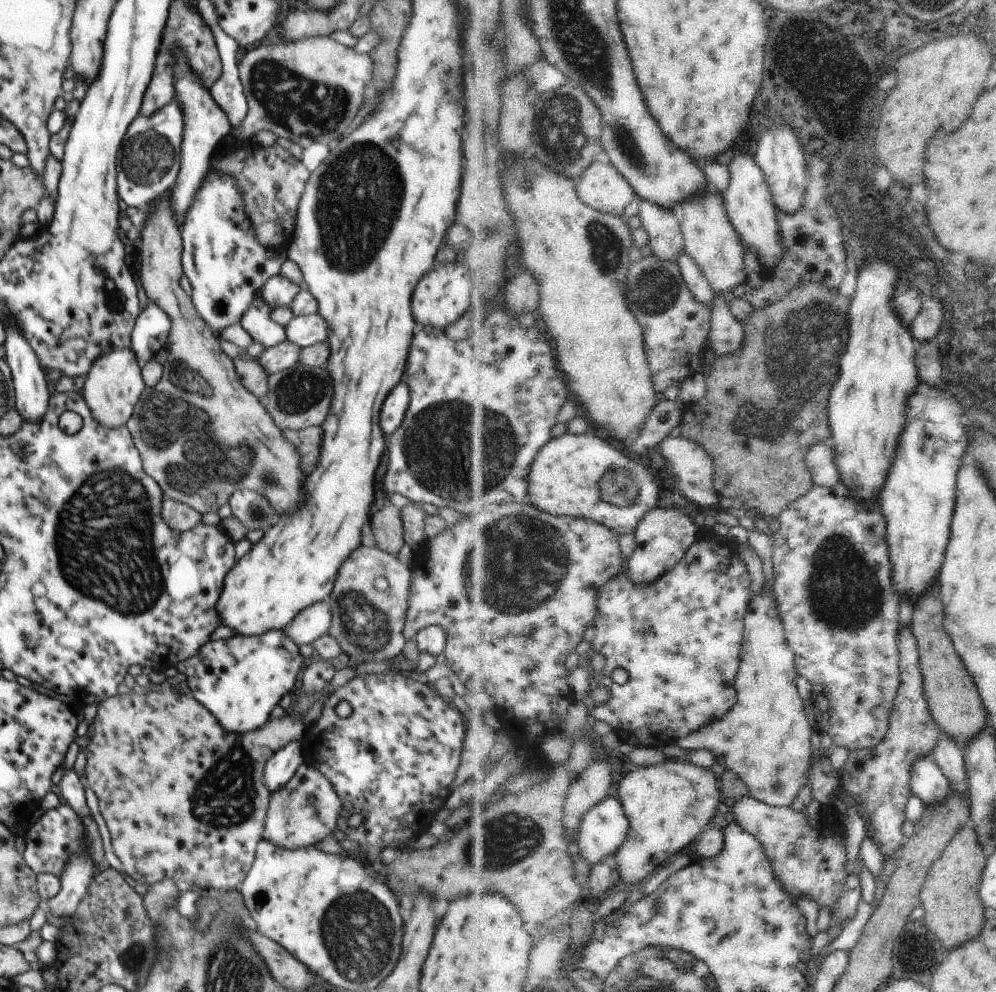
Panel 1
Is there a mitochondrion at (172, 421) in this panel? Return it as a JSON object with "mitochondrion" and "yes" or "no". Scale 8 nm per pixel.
{"mitochondrion":"yes"}

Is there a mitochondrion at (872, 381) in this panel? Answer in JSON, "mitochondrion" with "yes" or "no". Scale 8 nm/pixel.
{"mitochondrion":"no"}

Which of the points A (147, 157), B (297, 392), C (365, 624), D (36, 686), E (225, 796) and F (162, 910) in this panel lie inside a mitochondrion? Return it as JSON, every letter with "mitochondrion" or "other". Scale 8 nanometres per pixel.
{"A":"mitochondrion","B":"mitochondrion","C":"mitochondrion","D":"other","E":"mitochondrion","F":"mitochondrion"}

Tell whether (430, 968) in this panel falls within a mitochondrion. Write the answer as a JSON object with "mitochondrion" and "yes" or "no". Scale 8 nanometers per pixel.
{"mitochondrion":"no"}

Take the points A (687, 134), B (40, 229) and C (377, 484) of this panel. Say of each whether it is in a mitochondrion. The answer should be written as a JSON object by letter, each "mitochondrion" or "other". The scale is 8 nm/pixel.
{"A":"other","B":"other","C":"other"}

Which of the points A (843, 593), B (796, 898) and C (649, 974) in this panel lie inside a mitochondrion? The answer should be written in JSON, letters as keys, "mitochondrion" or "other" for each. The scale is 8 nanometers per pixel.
{"A":"mitochondrion","B":"other","C":"mitochondrion"}

